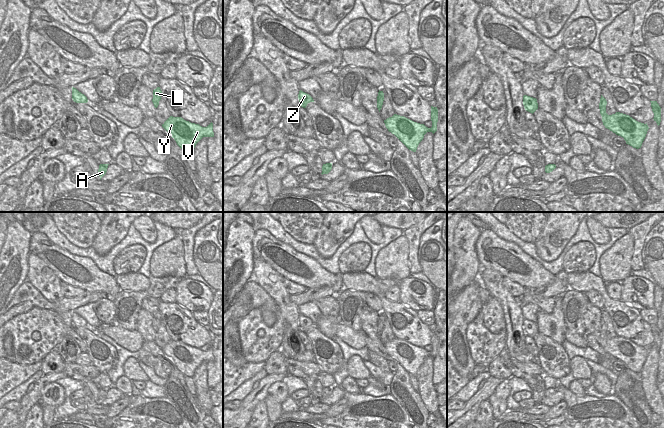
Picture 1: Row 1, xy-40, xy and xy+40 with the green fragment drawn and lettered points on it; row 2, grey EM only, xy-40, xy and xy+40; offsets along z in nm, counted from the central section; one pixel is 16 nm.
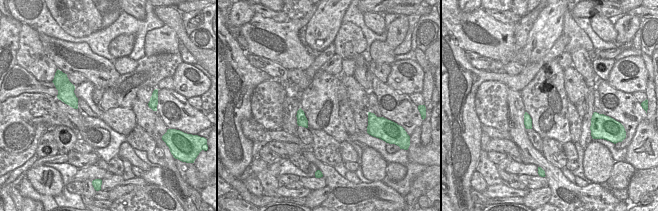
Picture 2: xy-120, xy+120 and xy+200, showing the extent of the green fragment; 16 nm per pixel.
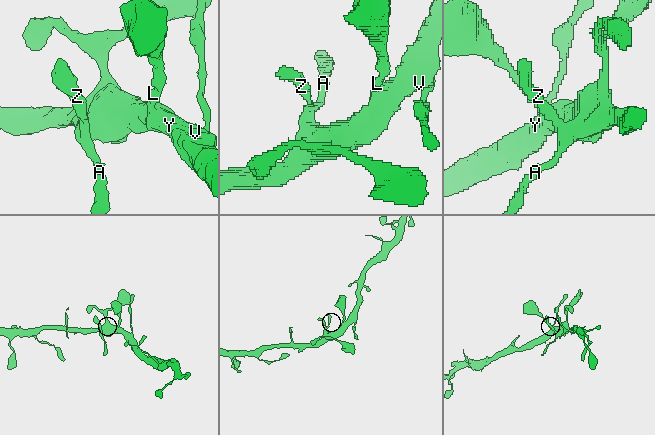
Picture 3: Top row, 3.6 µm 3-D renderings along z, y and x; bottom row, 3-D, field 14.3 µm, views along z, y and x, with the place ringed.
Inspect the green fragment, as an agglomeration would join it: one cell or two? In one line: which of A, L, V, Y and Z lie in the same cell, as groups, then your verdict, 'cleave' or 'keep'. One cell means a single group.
groups A L V Y Z; keep

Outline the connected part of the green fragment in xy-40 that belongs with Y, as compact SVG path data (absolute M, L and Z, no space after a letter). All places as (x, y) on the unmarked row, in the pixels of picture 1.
M170 340L162 351L171 357L177 369L188 377L193 377L196 368L203 361L214 361L212 346L207 351L202 351L181 341Z

